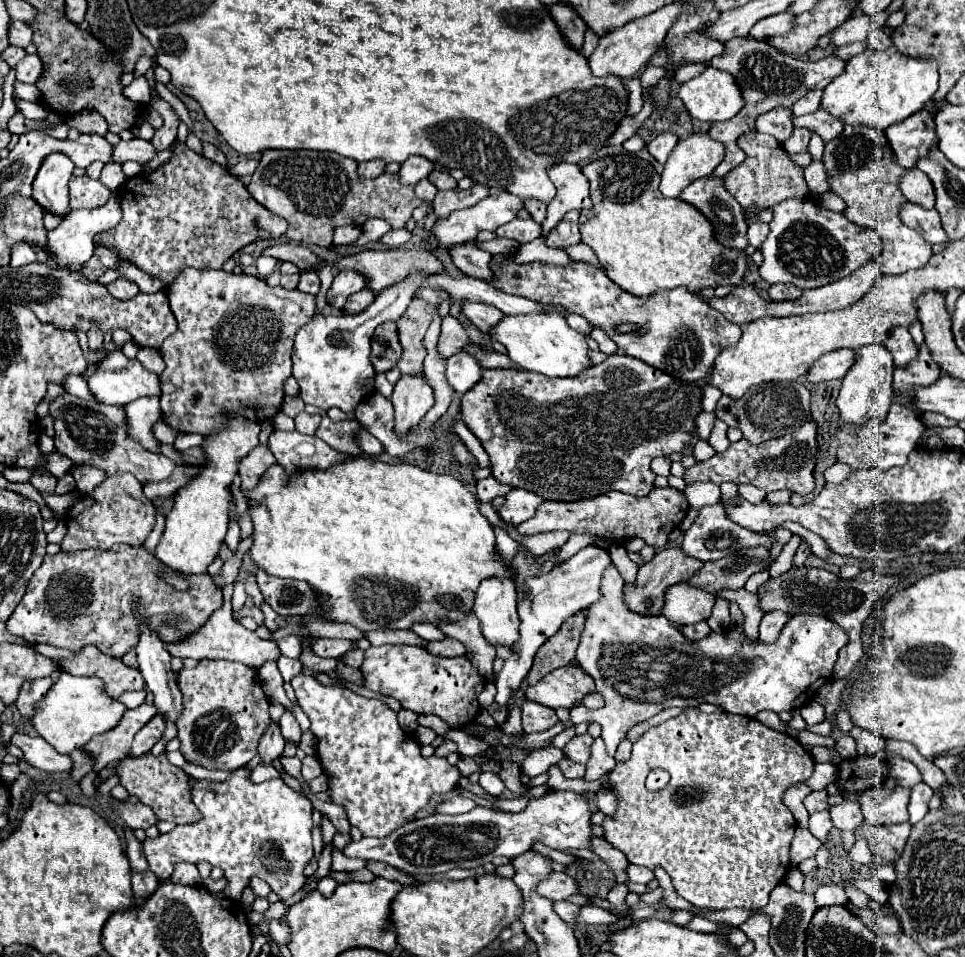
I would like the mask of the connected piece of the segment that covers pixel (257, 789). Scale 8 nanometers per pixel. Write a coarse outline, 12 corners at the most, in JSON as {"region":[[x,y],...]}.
{"region":[[280,778],[196,780],[202,820],[142,842],[168,880],[206,860],[239,902],[284,900],[312,858],[312,802]]}

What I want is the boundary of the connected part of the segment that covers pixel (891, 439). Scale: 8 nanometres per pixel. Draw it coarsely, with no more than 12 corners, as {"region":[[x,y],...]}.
{"region":[[893,404],[858,438],[838,428],[838,462],[904,466],[924,424]]}

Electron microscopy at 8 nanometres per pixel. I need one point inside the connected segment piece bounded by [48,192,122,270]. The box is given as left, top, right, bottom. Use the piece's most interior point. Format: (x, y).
(72, 244)

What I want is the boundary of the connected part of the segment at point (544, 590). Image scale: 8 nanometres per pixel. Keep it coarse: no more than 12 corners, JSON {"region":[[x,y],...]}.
{"region":[[586,546],[526,578],[522,640],[496,676],[510,698],[536,650],[560,624],[602,598],[608,550]]}

